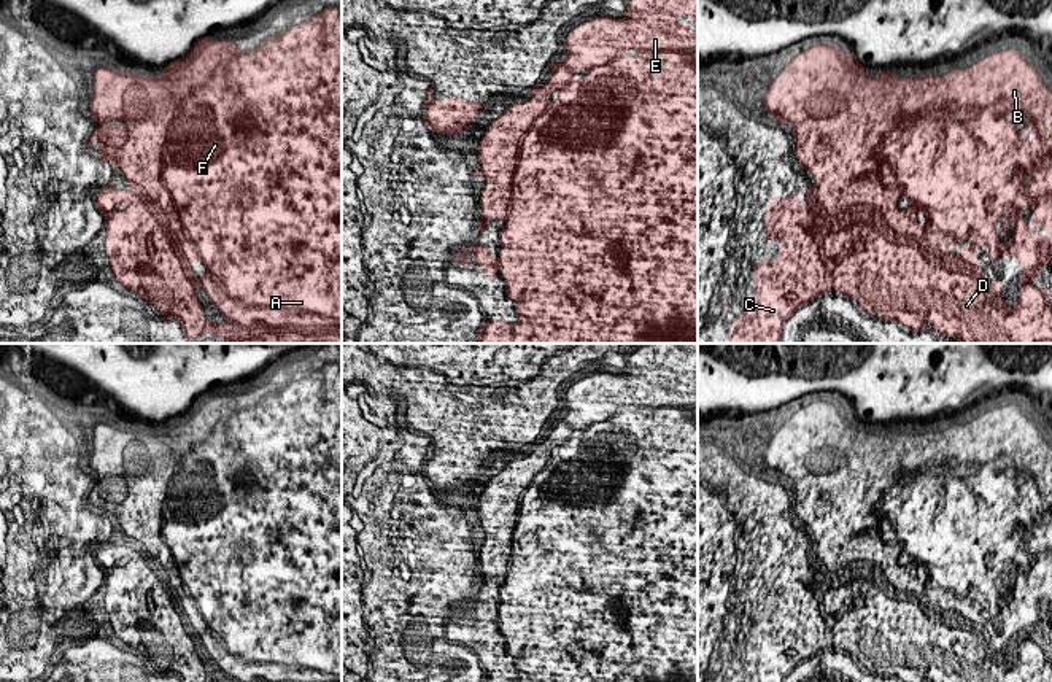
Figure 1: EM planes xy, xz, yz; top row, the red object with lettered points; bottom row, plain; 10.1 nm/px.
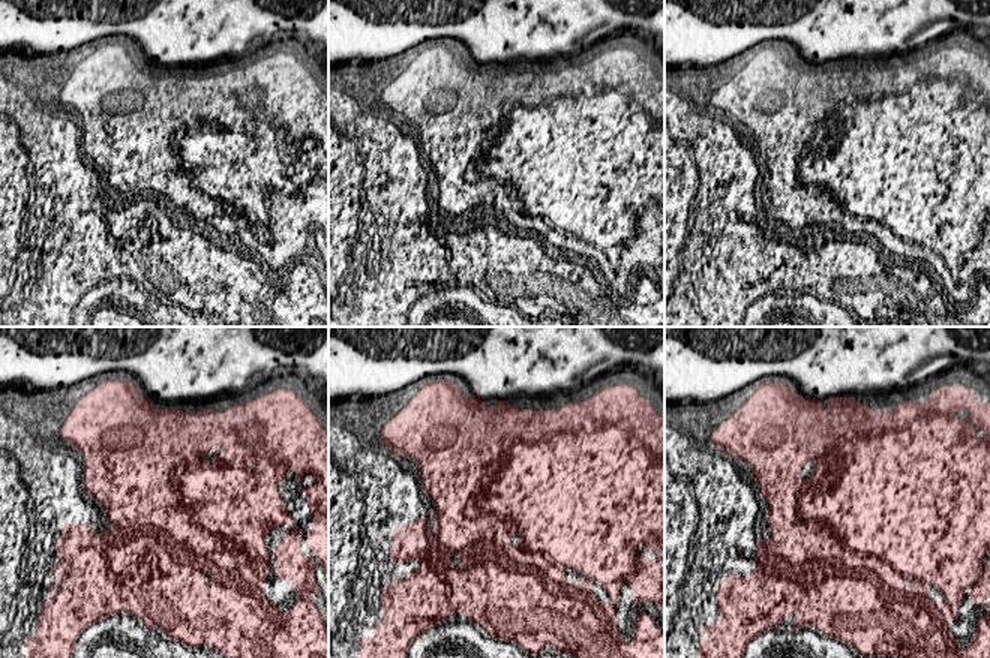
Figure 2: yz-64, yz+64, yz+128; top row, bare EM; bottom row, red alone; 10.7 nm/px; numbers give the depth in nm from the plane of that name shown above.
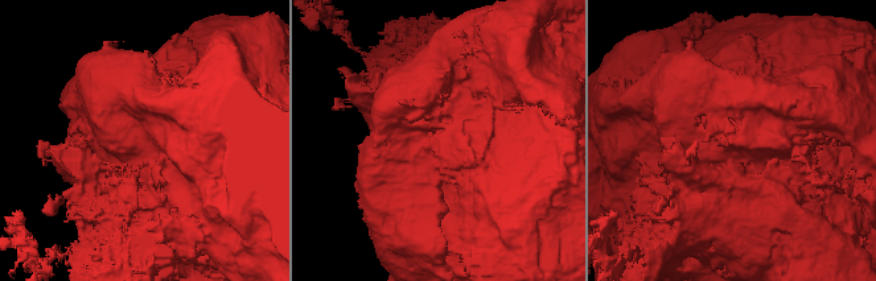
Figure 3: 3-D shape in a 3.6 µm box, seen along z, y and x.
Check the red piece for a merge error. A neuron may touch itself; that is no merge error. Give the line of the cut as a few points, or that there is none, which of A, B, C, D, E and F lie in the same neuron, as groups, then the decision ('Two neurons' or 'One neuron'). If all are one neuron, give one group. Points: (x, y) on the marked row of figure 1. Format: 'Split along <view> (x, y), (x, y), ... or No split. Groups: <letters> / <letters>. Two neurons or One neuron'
Split along yz (816, 193), (833, 215), (876, 170), (905, 196). Groups: A B E F / C D. Two neurons

